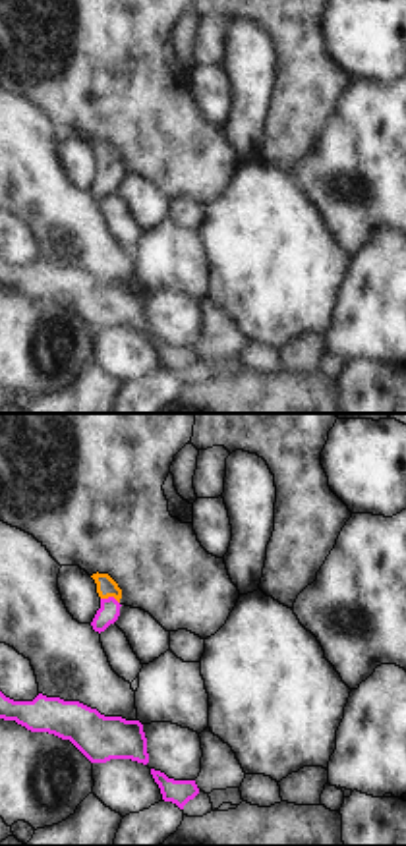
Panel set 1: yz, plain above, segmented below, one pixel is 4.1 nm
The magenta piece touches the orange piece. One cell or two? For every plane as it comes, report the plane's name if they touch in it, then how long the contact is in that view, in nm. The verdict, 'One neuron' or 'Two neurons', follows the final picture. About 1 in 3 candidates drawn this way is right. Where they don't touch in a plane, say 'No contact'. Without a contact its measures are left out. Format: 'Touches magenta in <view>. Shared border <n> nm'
Touches magenta in yz. Shared border 80 nm.

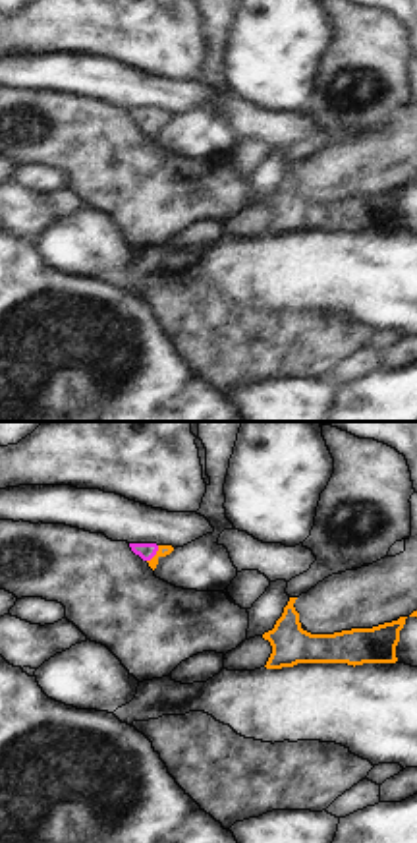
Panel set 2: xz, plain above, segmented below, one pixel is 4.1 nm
Touches magenta in xz. Shared border 90 nm.

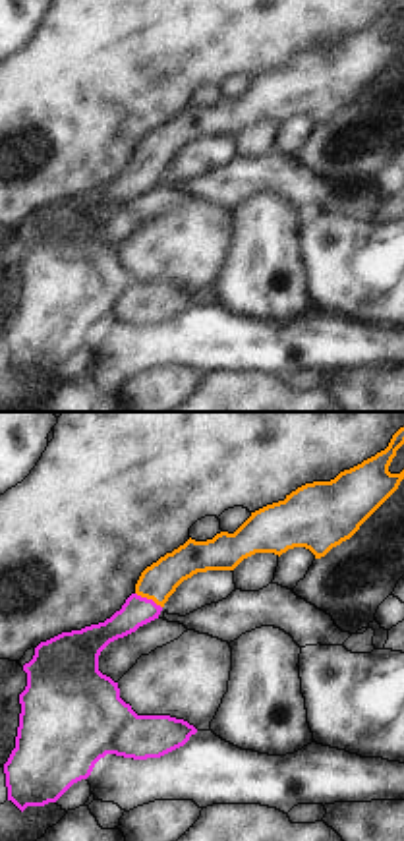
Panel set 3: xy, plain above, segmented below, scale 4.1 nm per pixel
Touches magenta in xy. Shared border 130 nm.

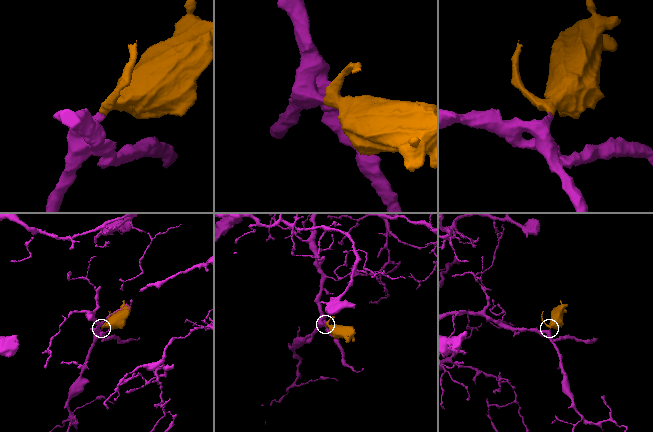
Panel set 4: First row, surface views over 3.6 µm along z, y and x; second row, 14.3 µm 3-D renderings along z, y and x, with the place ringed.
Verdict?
One neuron.

